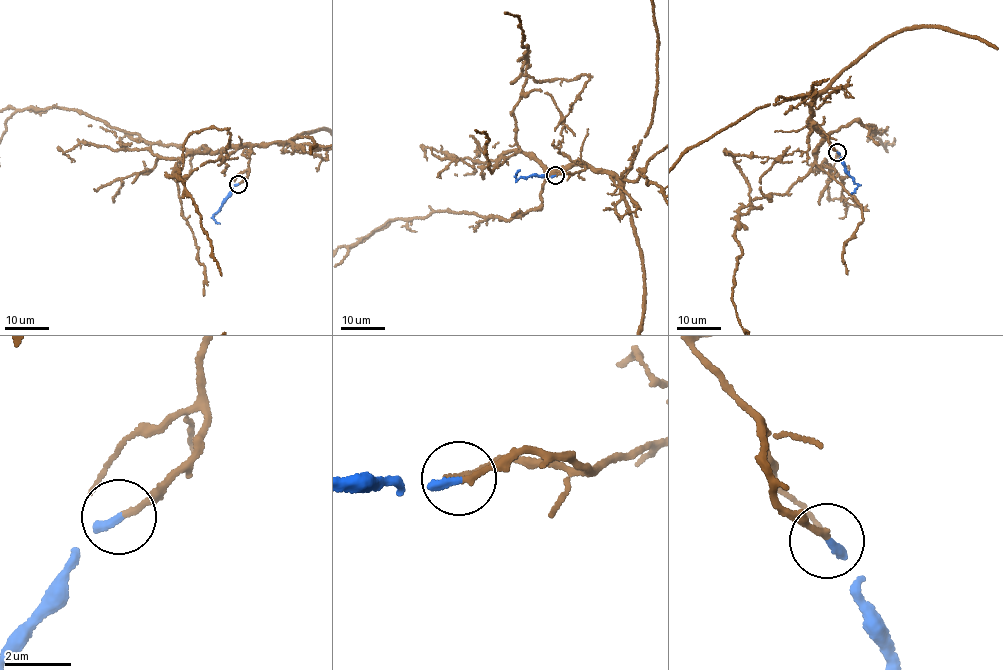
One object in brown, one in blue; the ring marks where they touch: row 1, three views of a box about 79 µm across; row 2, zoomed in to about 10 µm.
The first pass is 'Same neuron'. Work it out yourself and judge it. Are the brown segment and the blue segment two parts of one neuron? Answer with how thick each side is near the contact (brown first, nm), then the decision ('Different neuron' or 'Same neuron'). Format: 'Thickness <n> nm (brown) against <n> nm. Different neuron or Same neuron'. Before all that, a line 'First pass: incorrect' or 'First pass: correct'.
First pass: correct
Thickness 120 nm (brown) against 240 nm. Same neuron

